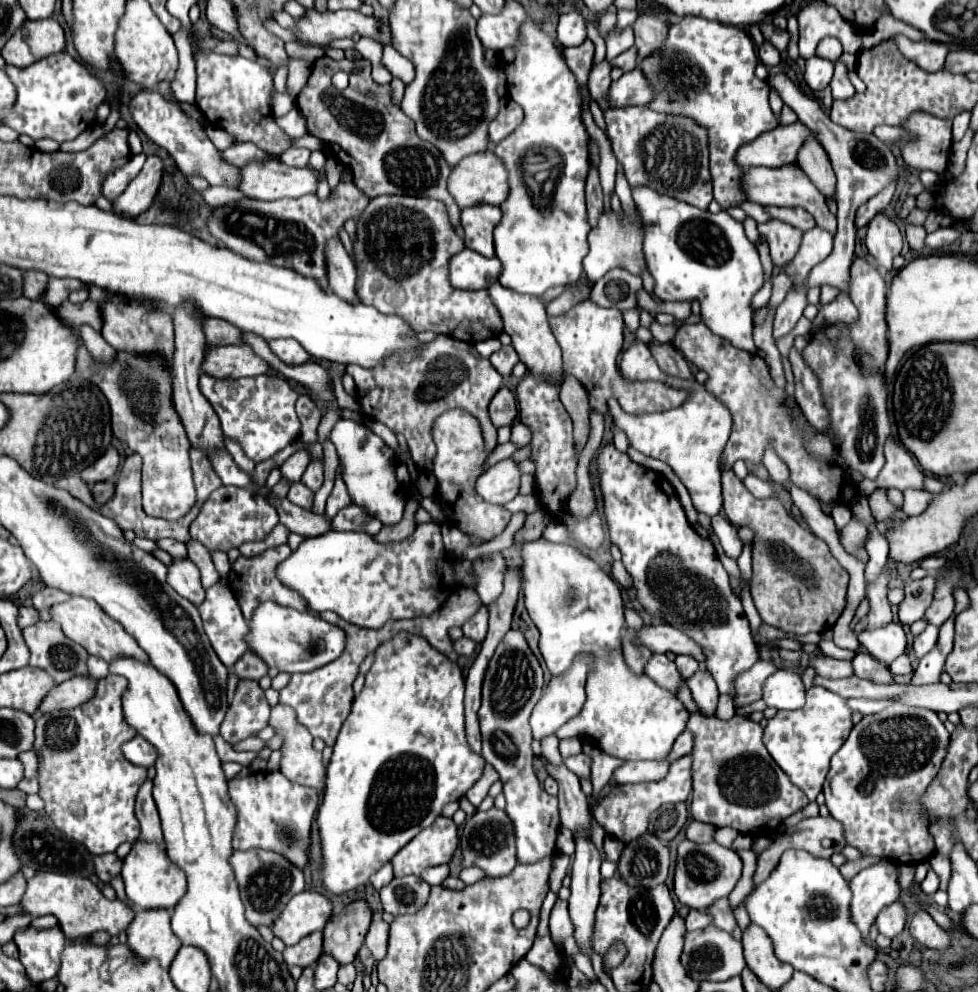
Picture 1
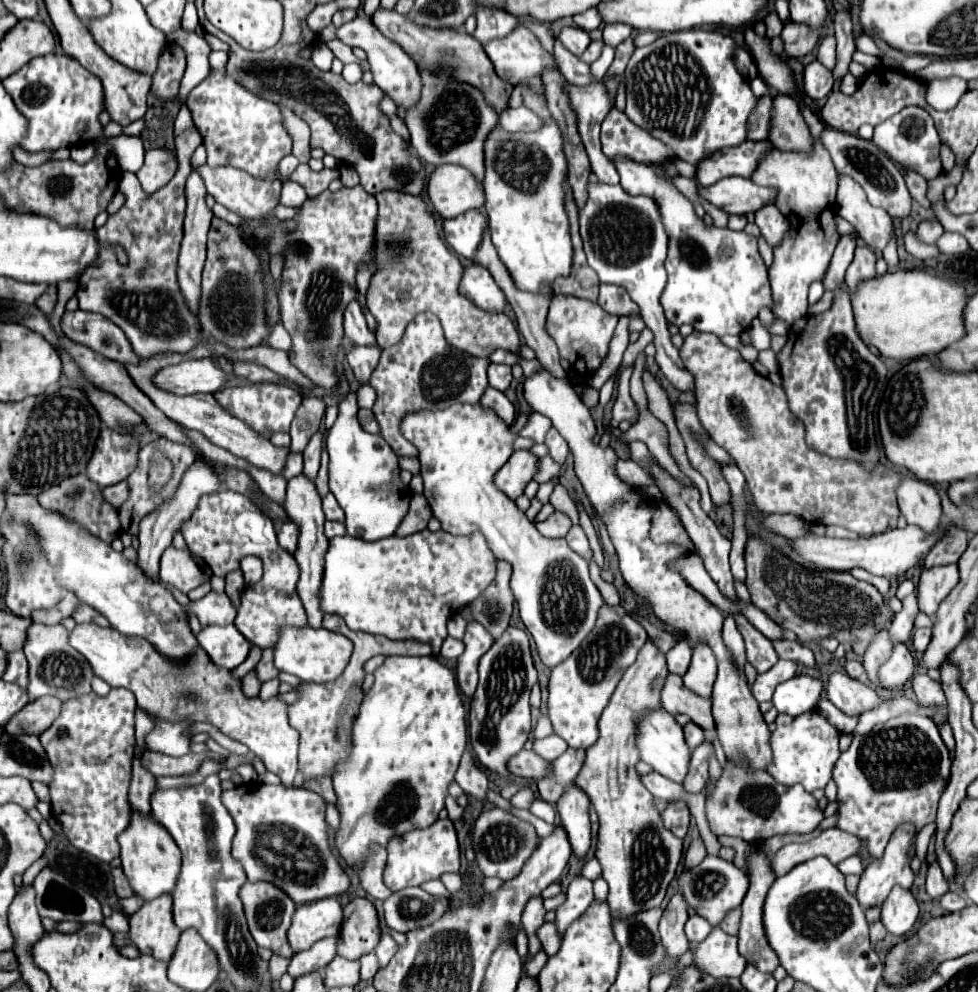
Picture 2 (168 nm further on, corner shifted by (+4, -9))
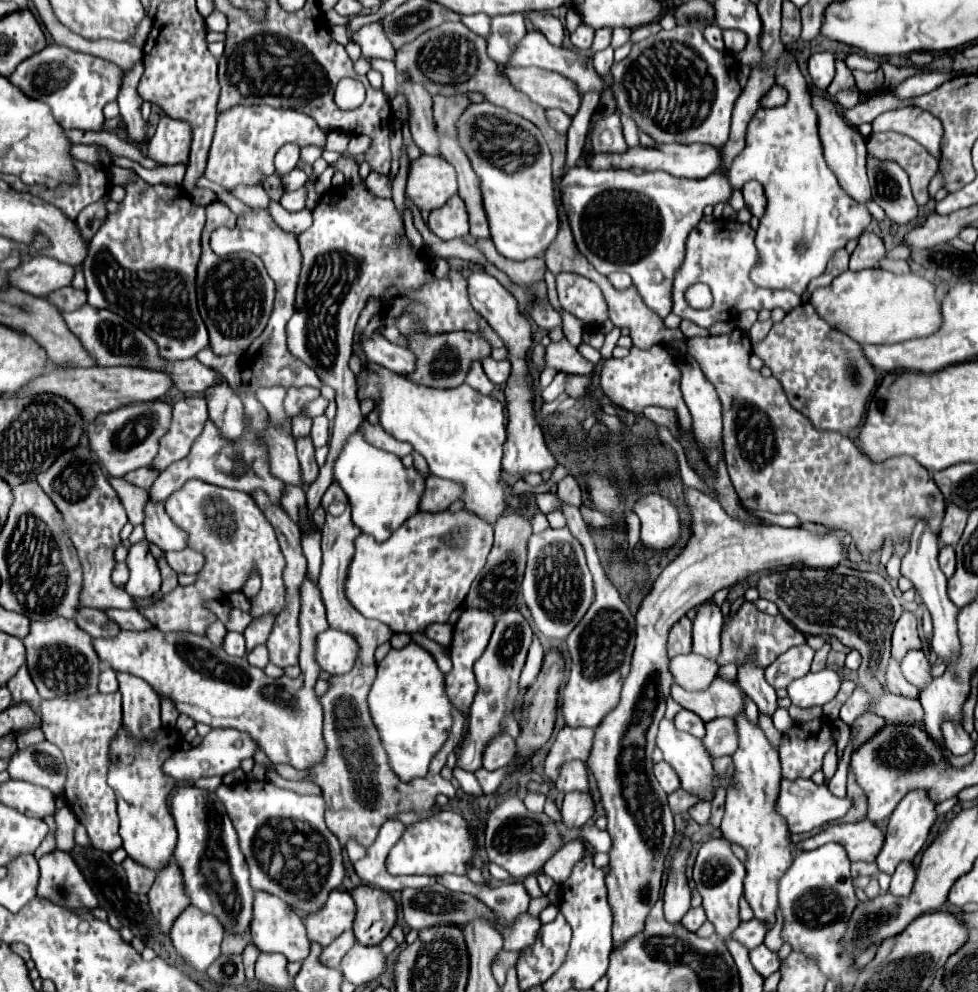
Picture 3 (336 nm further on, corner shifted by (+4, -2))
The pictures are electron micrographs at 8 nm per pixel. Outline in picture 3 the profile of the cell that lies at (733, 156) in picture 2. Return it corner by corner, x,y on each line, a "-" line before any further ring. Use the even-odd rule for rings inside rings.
661,144
655,148
633,148
627,156
603,156
593,154
589,156
589,166
599,168
641,168
641,170
663,170
673,176
683,178
707,178
709,174
723,168
723,154
721,150
713,148
711,144

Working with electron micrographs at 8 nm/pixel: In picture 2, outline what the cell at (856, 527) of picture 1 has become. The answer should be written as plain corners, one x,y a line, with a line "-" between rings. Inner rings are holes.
693,331
689,337
685,337
679,353
685,367
695,377
697,415
703,421
703,429
733,457
735,465
743,471
747,491
761,513
791,513
807,523
839,525
857,535
883,533
889,527
889,519
899,517
895,489
903,481
903,473
887,469
883,463
879,463
875,471
867,471
865,467
859,467
859,463
849,463
849,459
831,459
807,447
803,437
805,427
789,411
783,389
773,385
767,377
755,373
751,363
747,363
737,349
729,349
711,333

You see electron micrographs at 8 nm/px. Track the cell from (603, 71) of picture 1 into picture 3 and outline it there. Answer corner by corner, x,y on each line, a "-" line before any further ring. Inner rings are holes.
531,12
531,22
535,24
535,28
539,32
545,34
545,38
555,44
555,46
563,46
563,38
565,38
565,28
563,24
549,12

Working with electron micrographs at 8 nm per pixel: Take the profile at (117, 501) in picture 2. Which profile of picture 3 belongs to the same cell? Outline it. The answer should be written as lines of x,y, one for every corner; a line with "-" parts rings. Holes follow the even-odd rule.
139,468
139,470
133,470
133,472
129,472
129,474
123,476
125,482
129,482
133,486
139,486
143,490
149,490
155,478
157,476
155,476
155,472
151,472
151,468

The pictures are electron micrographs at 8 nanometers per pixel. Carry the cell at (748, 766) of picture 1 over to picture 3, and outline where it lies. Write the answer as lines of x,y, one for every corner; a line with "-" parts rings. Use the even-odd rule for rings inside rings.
783,778
781,788
779,788
779,796
775,802
775,812
787,820
789,832
795,832
795,834
811,832
815,828
821,828
827,822
839,820
841,816
847,814
849,808
851,808
851,800
837,798
827,790
825,784
817,786
813,780
803,780
803,778
799,778
799,780

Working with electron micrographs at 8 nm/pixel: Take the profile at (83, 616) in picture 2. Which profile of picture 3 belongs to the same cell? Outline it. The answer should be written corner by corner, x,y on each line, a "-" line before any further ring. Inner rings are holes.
109,608
109,610
103,610
103,612
107,614
109,620
119,624
121,630
149,630
151,628
151,622
145,616
141,616
139,612
135,612
135,610

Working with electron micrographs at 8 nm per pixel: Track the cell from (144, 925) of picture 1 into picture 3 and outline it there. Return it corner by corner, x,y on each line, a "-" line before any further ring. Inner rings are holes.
171,862
169,868
163,868
163,872
157,872
147,898
151,914
159,922
159,932
167,936
173,922
189,906
187,896
183,896
183,878
179,876
179,868
175,868
175,862

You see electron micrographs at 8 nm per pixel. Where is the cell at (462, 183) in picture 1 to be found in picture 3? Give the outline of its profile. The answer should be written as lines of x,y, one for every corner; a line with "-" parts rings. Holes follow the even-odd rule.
423,154
419,160
411,162
405,194
421,210
441,208
457,194
455,168
441,156

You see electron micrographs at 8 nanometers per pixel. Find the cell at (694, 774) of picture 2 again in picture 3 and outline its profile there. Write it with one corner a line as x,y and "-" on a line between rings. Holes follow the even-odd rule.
715,718
715,720
707,722
705,728
707,728
707,734
703,738
703,746
711,758
731,756
731,752
735,752
735,724
731,724
731,718

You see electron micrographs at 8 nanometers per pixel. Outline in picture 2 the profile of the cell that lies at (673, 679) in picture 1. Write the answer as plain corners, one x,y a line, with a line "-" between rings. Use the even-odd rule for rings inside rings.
681,675
667,677
665,687
661,691
661,703
667,713
671,715
683,713
691,717
693,723
697,723
709,737
713,737
715,719
711,713
711,699
699,699
699,695
695,695
693,691
687,691

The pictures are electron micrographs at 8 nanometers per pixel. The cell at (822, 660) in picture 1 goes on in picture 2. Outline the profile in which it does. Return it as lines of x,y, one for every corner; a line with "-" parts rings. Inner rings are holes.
833,673
827,683
829,701
845,715
859,719
865,711
875,709
881,703
877,691
845,673

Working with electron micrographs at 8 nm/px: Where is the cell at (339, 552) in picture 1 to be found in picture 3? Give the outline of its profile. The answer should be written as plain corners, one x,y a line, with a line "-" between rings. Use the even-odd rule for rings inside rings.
447,510
435,514
417,512
383,544
375,544
375,540
371,540
371,536
367,534
359,534
353,544
355,554
349,562
345,580
345,594
353,608
365,618
373,618
387,624
393,632
425,634
427,626
435,622
447,622
449,614
463,604
471,582
483,570
487,554
491,552
493,526
475,520
475,516
467,516
463,510
455,514

